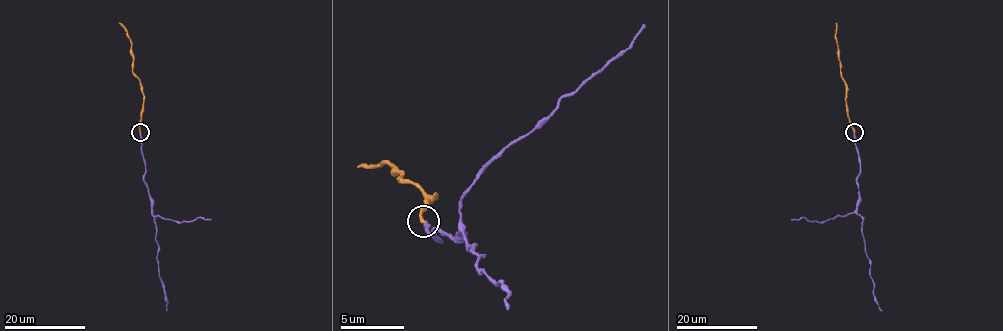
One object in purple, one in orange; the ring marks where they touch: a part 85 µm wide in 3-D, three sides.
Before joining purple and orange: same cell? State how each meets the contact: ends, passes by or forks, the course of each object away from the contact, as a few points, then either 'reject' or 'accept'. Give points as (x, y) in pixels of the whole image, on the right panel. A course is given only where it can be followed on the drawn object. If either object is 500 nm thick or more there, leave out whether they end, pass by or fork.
purple ends | orange ends | purple via (853, 133), (860, 164), (856, 213), (863, 220), (862, 235), (875, 301), (882, 311) | orange via (853, 133), (840, 72), (836, 22) | accept

